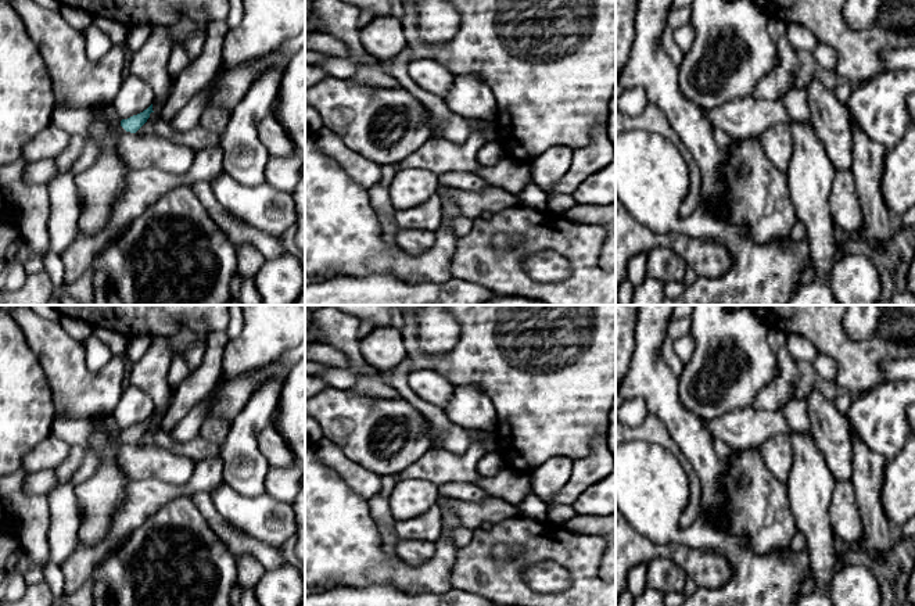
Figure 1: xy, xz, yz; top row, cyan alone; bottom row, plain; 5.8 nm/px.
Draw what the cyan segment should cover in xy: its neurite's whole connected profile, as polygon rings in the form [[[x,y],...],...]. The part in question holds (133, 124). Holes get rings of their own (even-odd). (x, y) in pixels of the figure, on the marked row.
[[[152,104],[143,112],[122,119],[119,125],[98,119],[90,126],[87,139],[97,141],[101,154],[90,168],[73,176],[80,204],[79,233],[96,234],[107,226],[111,209],[122,197],[126,178],[132,172],[115,153],[114,135],[125,130],[136,133],[151,112]]]

